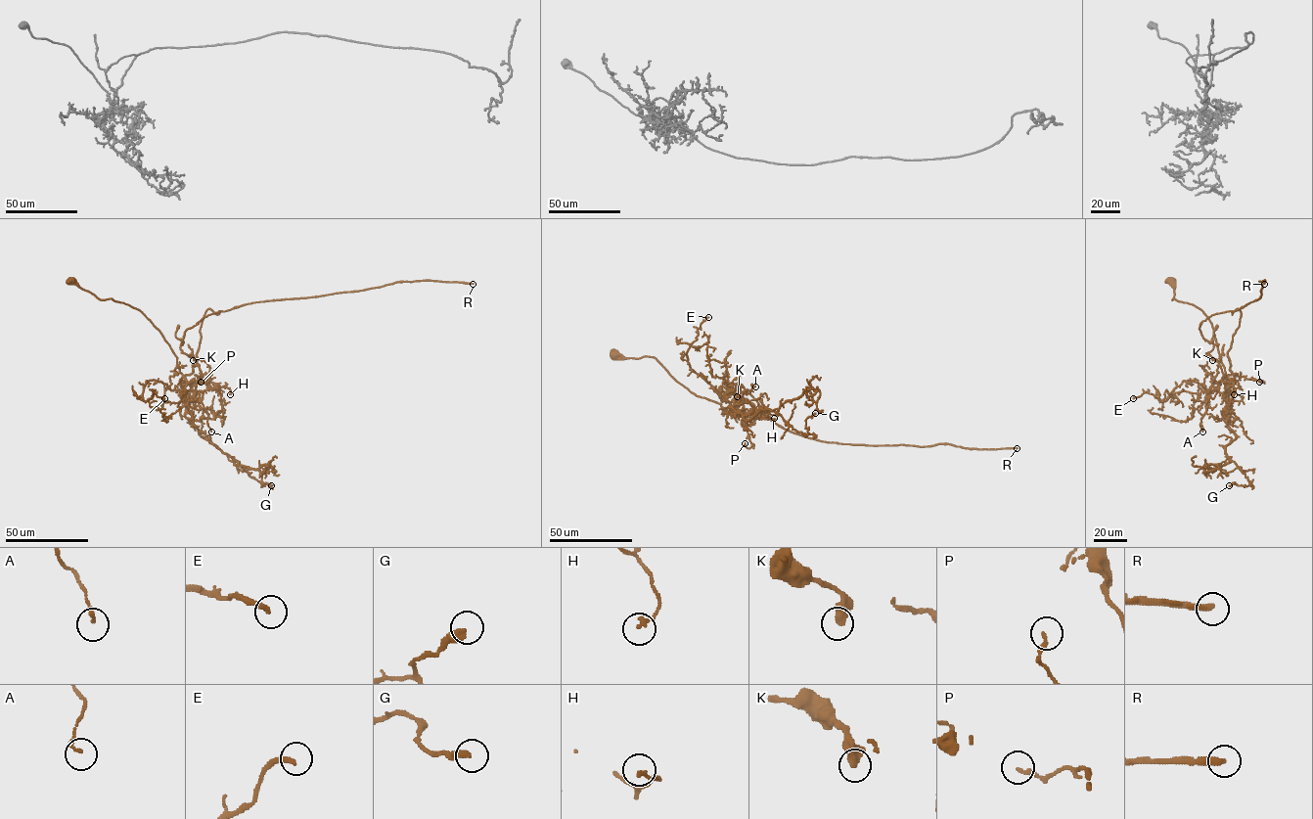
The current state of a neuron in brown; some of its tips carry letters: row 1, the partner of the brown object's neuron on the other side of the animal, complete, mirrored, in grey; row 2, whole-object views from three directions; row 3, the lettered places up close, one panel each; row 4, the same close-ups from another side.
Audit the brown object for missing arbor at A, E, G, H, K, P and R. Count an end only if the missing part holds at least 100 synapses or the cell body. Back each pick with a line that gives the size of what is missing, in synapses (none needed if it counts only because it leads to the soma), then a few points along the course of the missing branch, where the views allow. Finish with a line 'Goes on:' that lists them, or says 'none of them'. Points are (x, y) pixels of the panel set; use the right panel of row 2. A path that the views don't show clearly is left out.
R: Roughly 200 synapses. Course of what is missing: (1264, 284), (1261, 294), (1211, 300), (1197, 306), (1193, 313), (1202, 329), (1202, 282), (1210, 269)
Goes on: R

